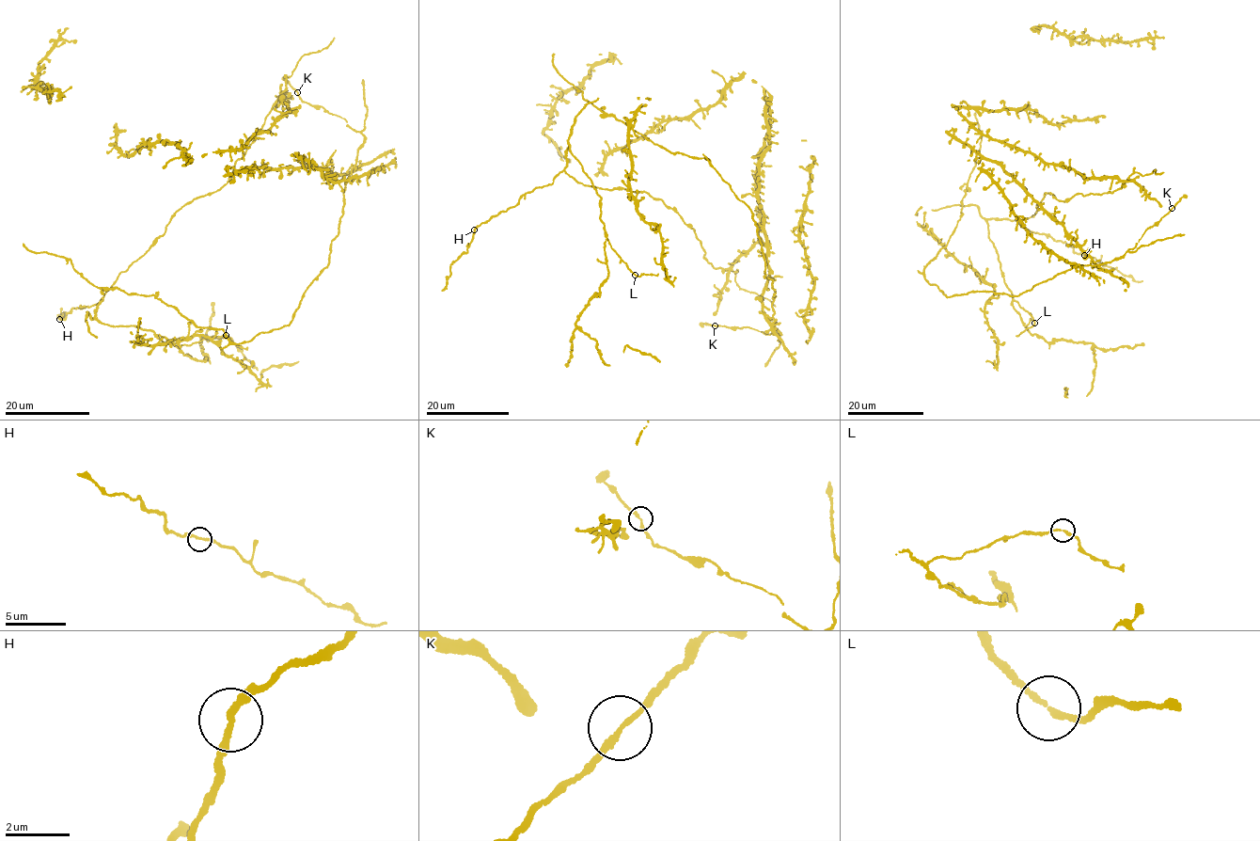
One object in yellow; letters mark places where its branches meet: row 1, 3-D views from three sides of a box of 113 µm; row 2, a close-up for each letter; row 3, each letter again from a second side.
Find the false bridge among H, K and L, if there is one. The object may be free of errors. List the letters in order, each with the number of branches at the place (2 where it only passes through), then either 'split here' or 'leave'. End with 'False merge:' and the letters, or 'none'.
H: branches 2; leave
K: branches 2; leave
L: branches 2; leave
False merge: none

